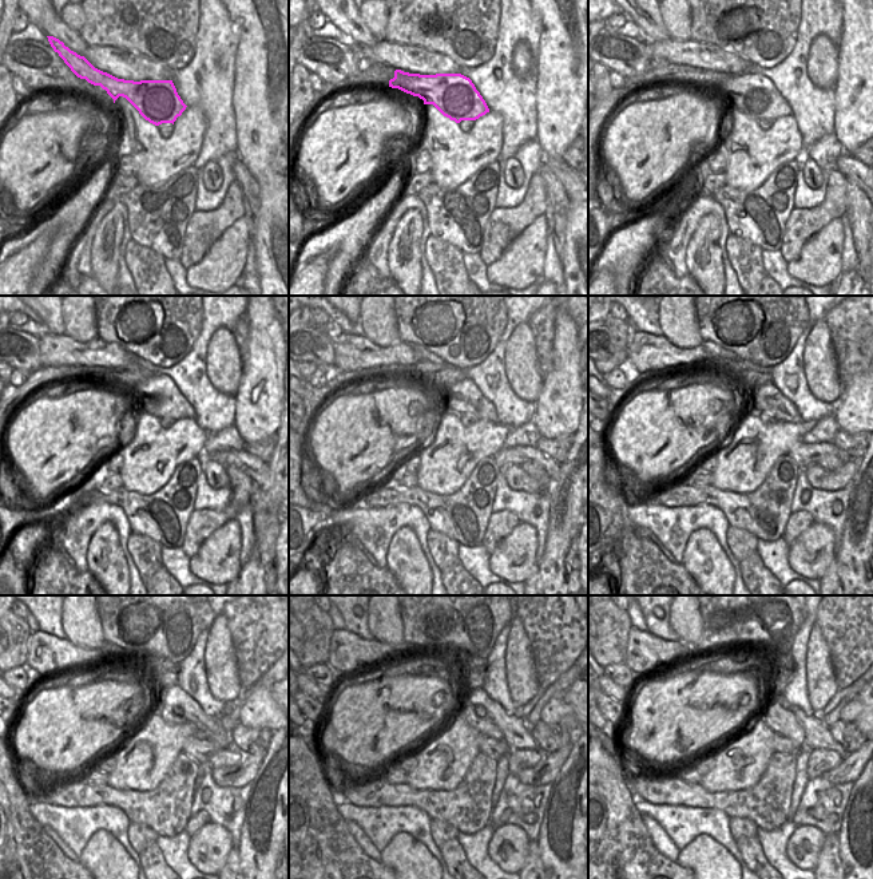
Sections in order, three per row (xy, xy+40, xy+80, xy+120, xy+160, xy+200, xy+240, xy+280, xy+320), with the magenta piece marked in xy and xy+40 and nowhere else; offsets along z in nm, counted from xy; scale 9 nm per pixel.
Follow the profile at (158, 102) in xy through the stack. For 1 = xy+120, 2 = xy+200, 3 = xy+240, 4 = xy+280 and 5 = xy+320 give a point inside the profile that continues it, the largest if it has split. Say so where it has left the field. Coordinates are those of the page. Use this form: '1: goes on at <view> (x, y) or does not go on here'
1: goes on at xy+120 (159, 396)
2: goes on at xy+200 (766, 398)
3: goes on at xy+240 (210, 727)
4: goes on at xy+280 (515, 733)
5: goes on at xy+320 (817, 733)

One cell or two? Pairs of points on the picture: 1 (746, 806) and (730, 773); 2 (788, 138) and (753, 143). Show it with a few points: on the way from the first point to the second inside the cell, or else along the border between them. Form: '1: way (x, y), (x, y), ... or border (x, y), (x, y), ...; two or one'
1: border (764, 771), (761, 777), (747, 788), (707, 791); two
2: way (780, 143), (761, 143); one

